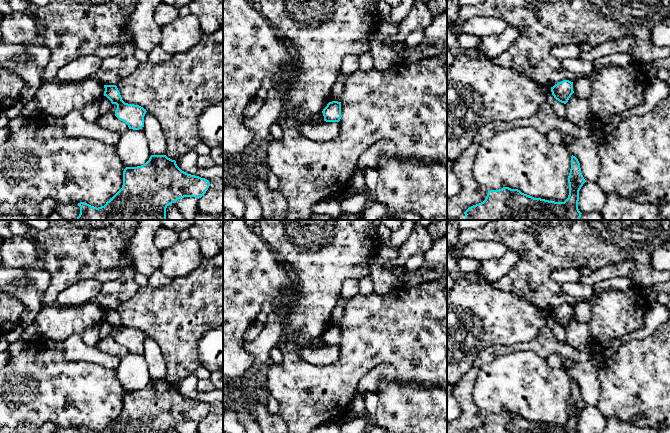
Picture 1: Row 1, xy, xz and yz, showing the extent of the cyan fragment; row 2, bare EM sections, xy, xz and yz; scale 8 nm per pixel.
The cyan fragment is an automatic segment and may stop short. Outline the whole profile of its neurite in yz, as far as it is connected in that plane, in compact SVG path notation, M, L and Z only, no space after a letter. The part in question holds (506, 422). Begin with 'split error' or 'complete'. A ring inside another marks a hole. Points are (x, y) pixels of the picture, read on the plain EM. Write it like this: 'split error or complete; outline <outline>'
complete; outline M572 379L568 400L569 419L564 426L534 422L518 413L503 411L499 414L489 414L483 426L468 433L578 433L579 415L585 406L580 387Z

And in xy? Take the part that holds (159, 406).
complete; outline M151 379L145 388L124 393L122 412L104 430L77 429L80 433L166 433L180 422L201 422L209 410L207 403L182 395L166 379Z

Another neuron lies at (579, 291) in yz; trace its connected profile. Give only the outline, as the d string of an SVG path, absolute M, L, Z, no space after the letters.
M581 282L563 283L561 284L561 289L563 292L572 296L576 302L590 300L595 293L593 285L584 284Z

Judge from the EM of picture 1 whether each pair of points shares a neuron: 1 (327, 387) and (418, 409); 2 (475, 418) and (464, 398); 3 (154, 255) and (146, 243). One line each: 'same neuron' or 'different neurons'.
1: different neurons
2: same neuron
3: same neuron

